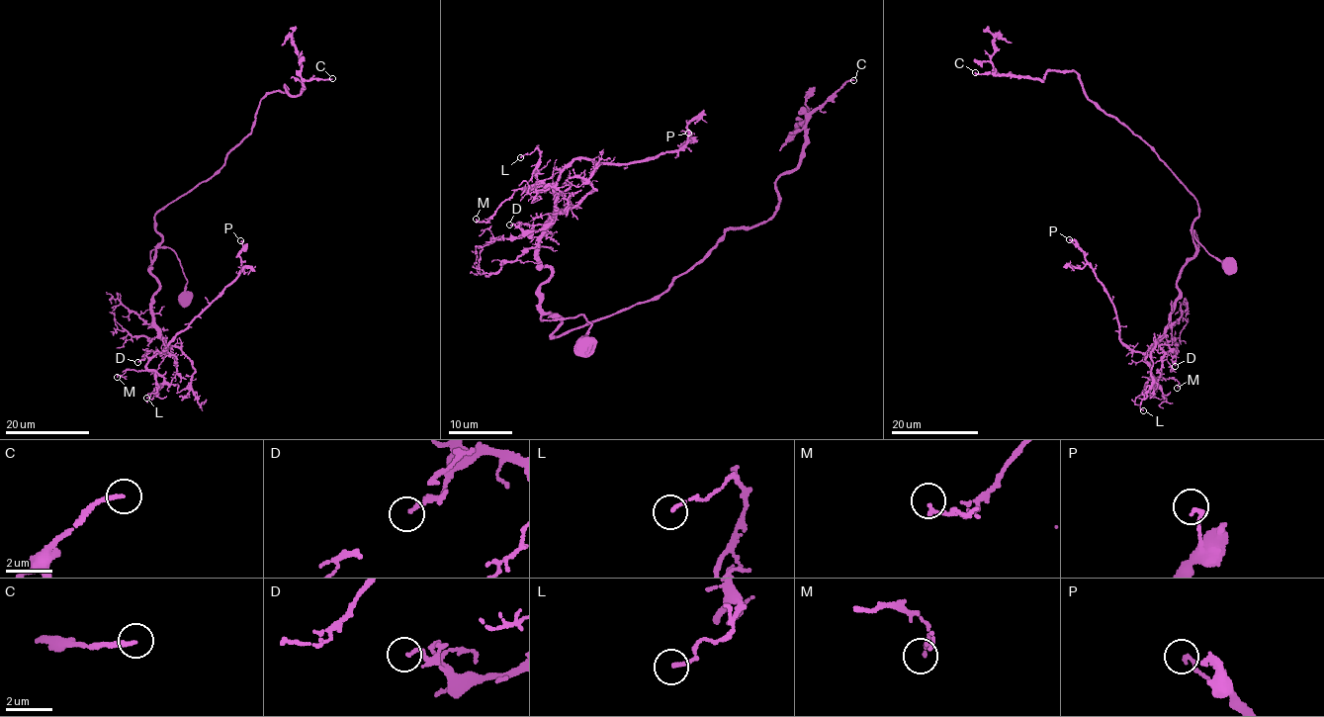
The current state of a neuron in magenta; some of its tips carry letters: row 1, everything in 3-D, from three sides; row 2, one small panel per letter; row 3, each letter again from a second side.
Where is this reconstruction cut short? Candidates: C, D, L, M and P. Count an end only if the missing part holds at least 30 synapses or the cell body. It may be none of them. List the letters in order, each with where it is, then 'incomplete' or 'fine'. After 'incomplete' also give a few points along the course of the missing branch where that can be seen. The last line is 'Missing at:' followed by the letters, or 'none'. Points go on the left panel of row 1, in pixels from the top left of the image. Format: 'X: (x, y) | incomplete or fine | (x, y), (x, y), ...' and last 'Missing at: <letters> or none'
C: (332, 78) | incomplete | (332, 78), (356, 73), (366, 67), (366, 60)
D: (137, 362) | fine
L: (146, 398) | fine
M: (117, 377) | fine
P: (240, 240) | fine
Missing at: C

